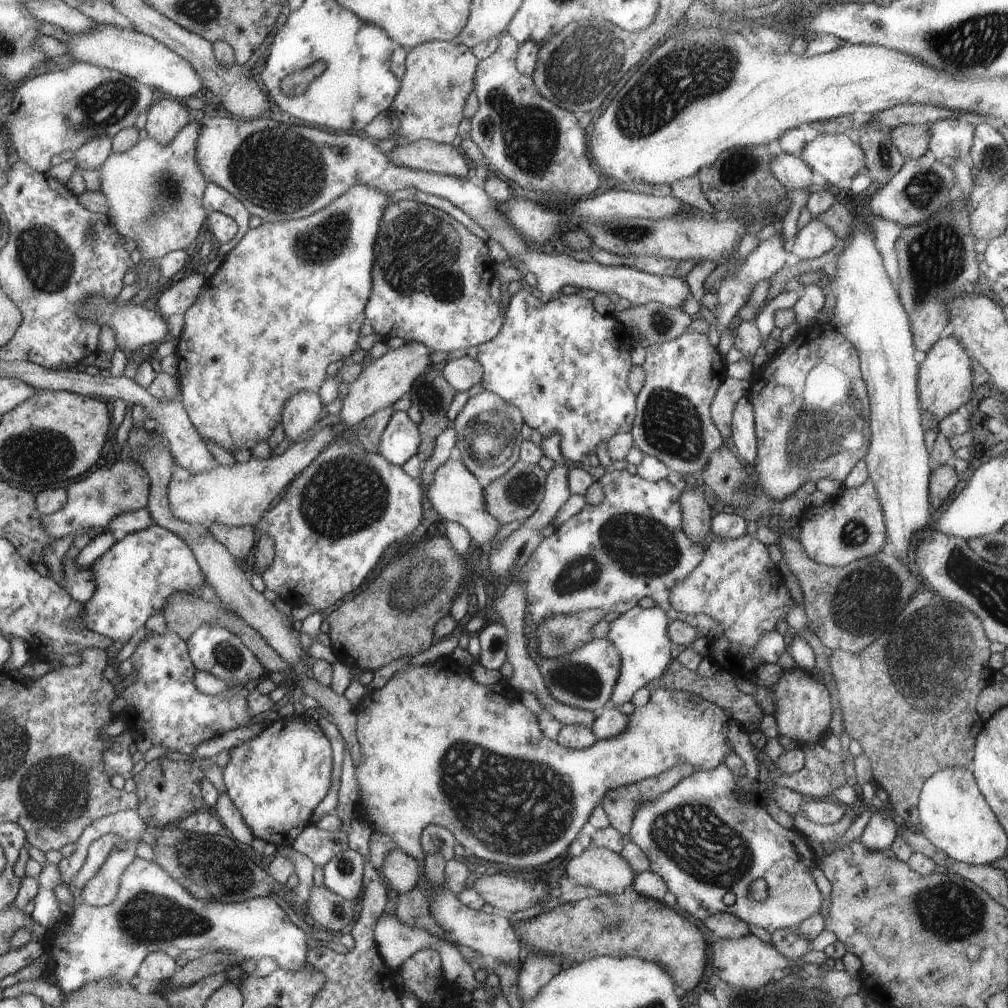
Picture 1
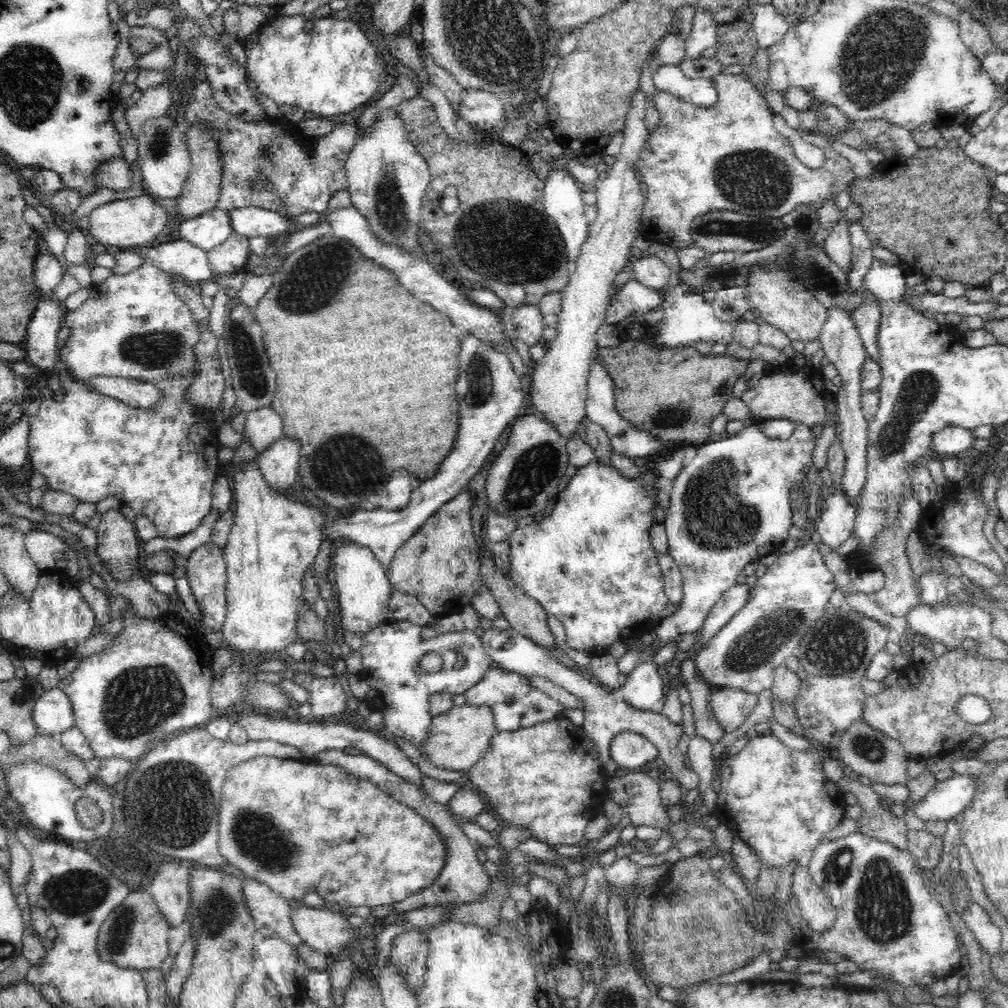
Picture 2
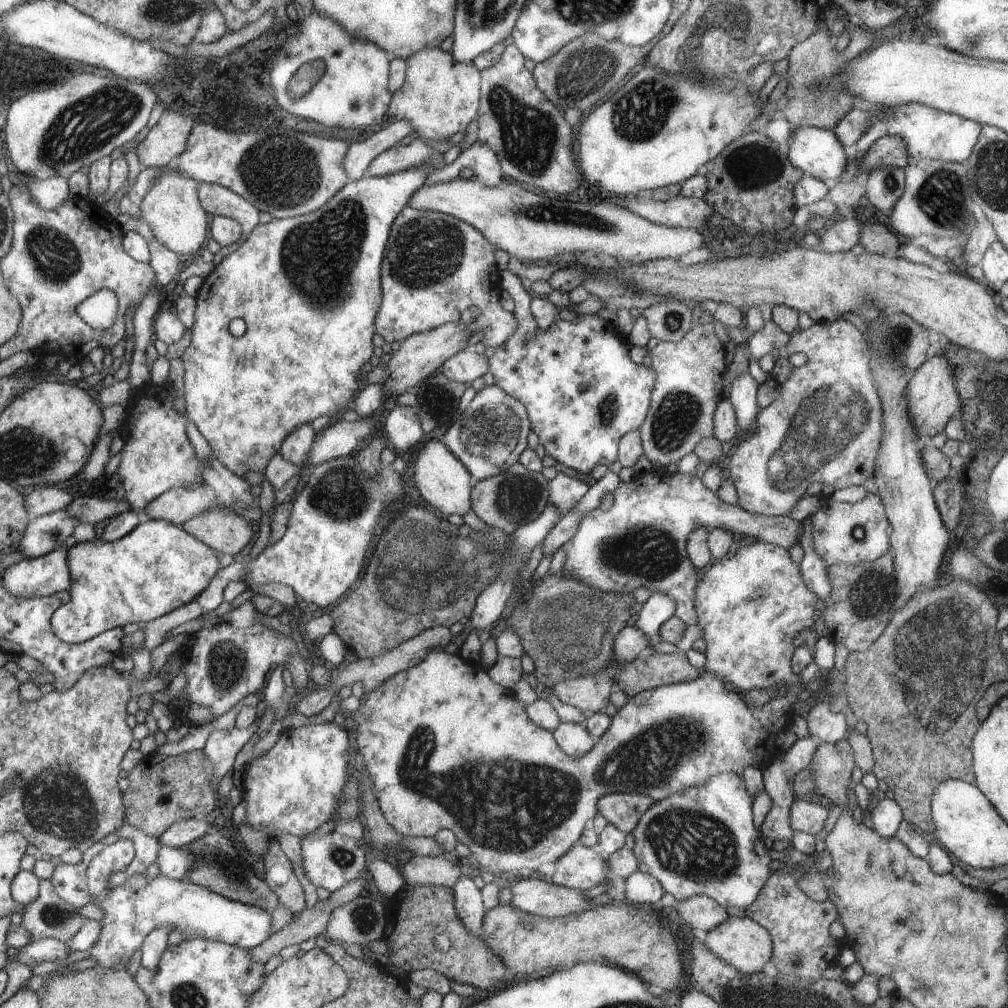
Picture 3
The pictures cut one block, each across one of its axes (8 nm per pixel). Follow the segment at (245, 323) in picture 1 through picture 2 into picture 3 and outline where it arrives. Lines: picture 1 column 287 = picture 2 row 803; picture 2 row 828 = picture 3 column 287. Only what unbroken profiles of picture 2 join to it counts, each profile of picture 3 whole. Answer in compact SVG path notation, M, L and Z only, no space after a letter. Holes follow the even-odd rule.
M418 165L381 177L365 175L360 180L350 181L350 184L346 184L341 191L338 191L324 207L317 208L316 211L287 219L274 218L264 224L258 223L238 250L229 254L208 276L203 277L202 286L195 296L197 305L192 328L193 340L181 356L185 368L184 402L186 402L187 418L194 422L202 436L209 442L214 458L218 459L219 463L231 473L245 479L244 474L248 472L264 472L290 434L302 425L310 425L318 417L336 416L340 410L348 409L348 406L351 406L350 402L355 401L362 384L360 380L362 366L375 355L375 352L372 352L372 338L377 334L374 332L374 318L382 302L381 266L392 223L396 222L397 216L408 206L414 192L424 186L424 182L433 171L430 165ZM234 318L242 318L247 324L247 331L241 337L234 338L228 329L228 324Z

